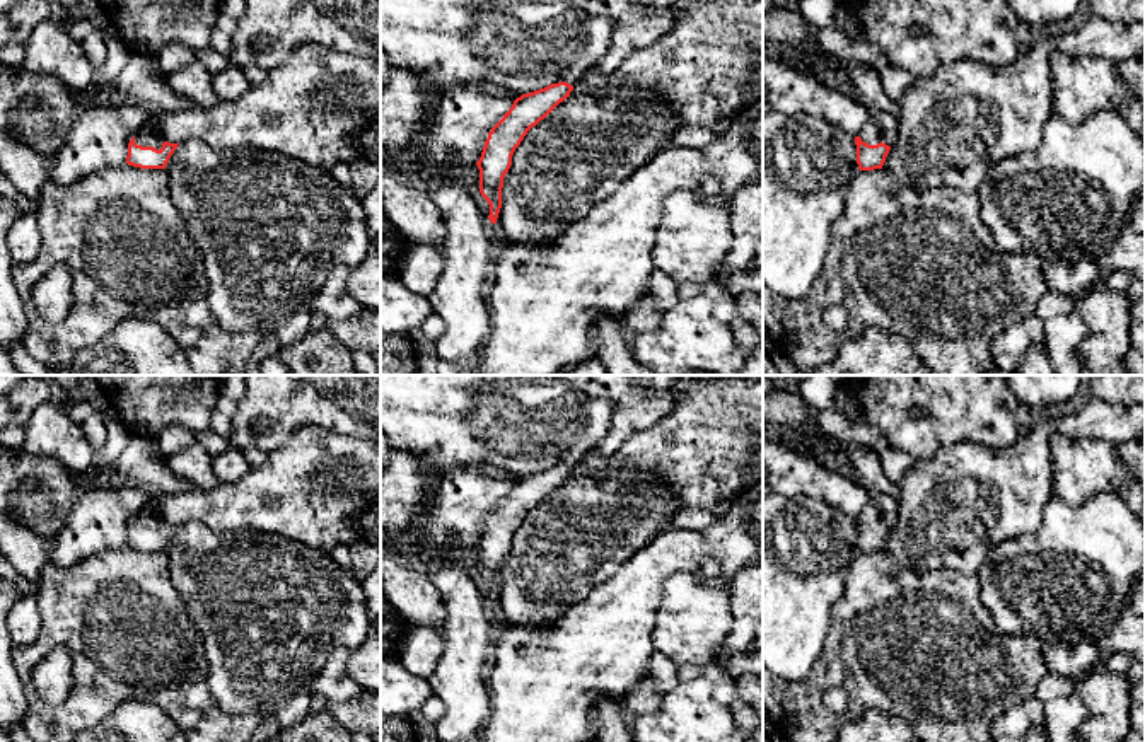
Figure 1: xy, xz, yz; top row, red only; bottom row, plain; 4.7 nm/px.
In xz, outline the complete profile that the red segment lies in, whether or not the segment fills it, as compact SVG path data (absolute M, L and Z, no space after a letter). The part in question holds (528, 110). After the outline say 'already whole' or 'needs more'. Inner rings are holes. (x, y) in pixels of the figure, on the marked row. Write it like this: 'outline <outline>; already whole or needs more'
outline M558 82L522 94L488 133L476 165L480 169L480 193L490 205L488 218L491 223L497 223L502 208L503 177L512 165L515 148L527 131L563 102L572 90L573 85Z; already whole

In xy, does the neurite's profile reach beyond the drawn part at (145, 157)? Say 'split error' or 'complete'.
split error

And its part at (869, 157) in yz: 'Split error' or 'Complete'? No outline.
Split error

